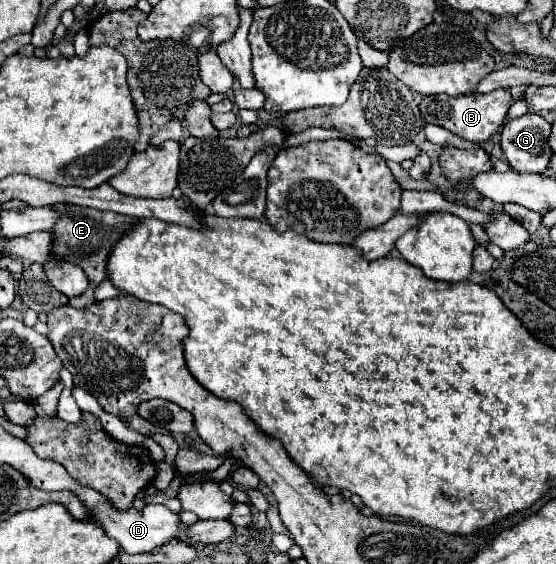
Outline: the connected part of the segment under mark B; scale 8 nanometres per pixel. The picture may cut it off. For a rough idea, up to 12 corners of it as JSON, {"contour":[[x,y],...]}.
{"contour":[[508,90],[422,98],[420,114],[486,142],[506,120]]}

